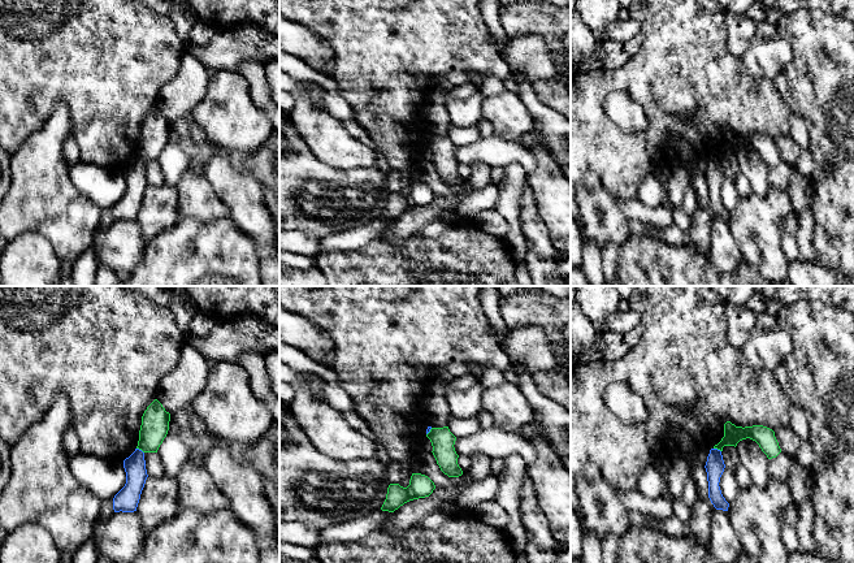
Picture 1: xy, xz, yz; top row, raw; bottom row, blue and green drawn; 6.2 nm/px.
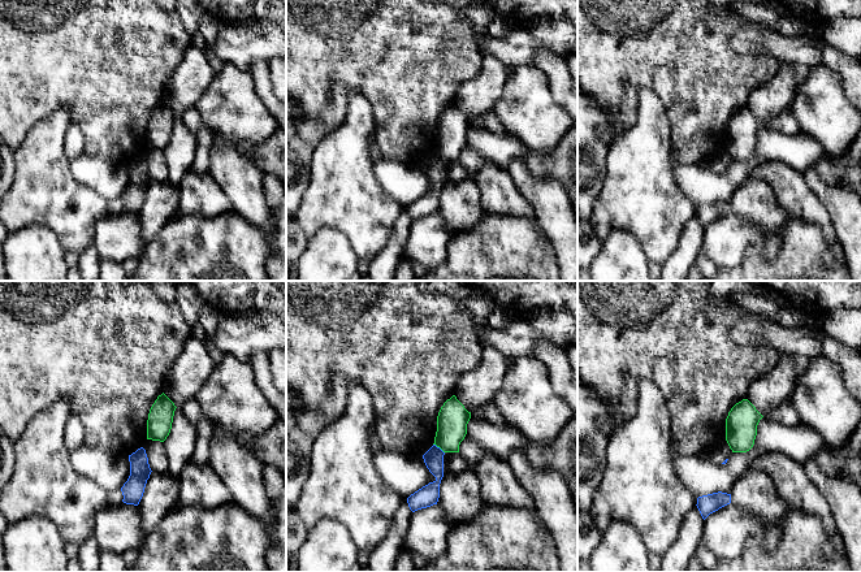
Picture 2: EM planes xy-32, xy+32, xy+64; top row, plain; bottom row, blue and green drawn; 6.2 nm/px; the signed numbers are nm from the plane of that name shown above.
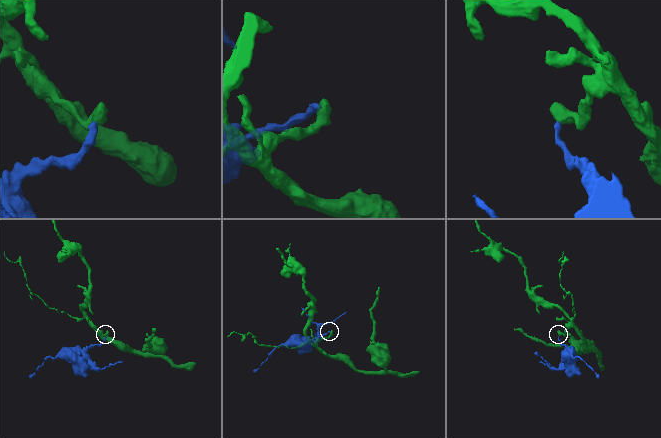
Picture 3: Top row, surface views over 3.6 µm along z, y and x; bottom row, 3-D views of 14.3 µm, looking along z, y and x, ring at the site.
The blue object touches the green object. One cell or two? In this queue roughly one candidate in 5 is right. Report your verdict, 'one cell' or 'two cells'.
two cells

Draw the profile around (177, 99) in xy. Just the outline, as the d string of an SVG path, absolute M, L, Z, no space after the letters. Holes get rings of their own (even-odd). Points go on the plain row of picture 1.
M183 52L181 65L159 94L156 108L170 125L188 118L195 105L203 99L209 83L209 70L191 53Z

